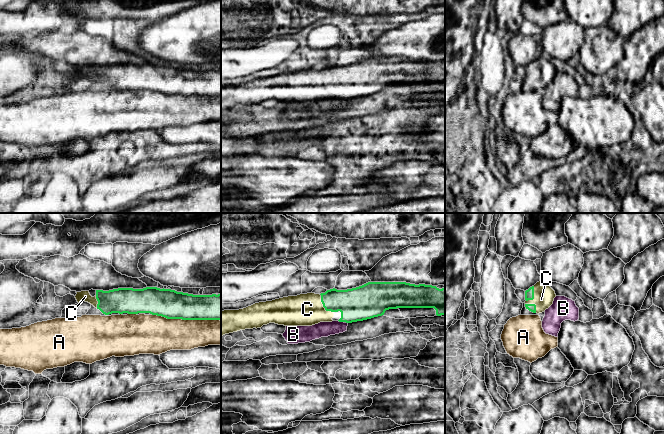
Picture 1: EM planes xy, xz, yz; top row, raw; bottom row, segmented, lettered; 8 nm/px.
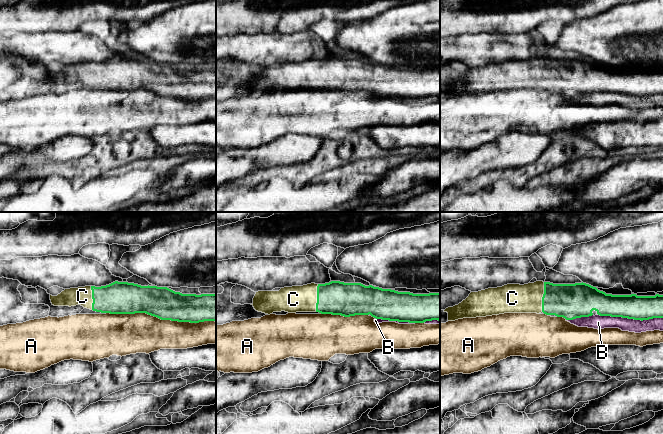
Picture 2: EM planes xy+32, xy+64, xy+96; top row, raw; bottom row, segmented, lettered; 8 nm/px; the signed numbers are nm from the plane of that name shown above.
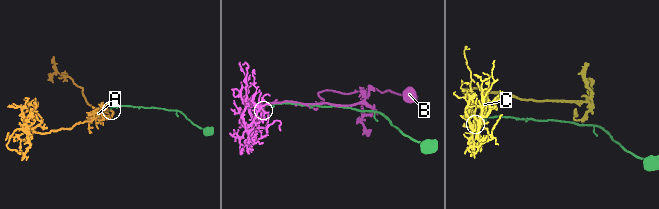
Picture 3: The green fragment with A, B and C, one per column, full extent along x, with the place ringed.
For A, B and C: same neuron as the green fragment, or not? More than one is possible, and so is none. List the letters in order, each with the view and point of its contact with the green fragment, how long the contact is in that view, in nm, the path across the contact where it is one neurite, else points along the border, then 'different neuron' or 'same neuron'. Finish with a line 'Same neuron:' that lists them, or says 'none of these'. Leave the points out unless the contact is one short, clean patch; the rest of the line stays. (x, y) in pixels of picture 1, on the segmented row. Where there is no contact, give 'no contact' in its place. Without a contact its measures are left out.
A: contact xy (186, 319); length 550 nm; different neuron
B: contact xz (341, 321); length 50 nm; different neuron
C: contact xz (323, 305); length 190 nm; way xz (354, 304), (323, 305), (318, 308), (307, 309); same neuron
Same neuron: C

